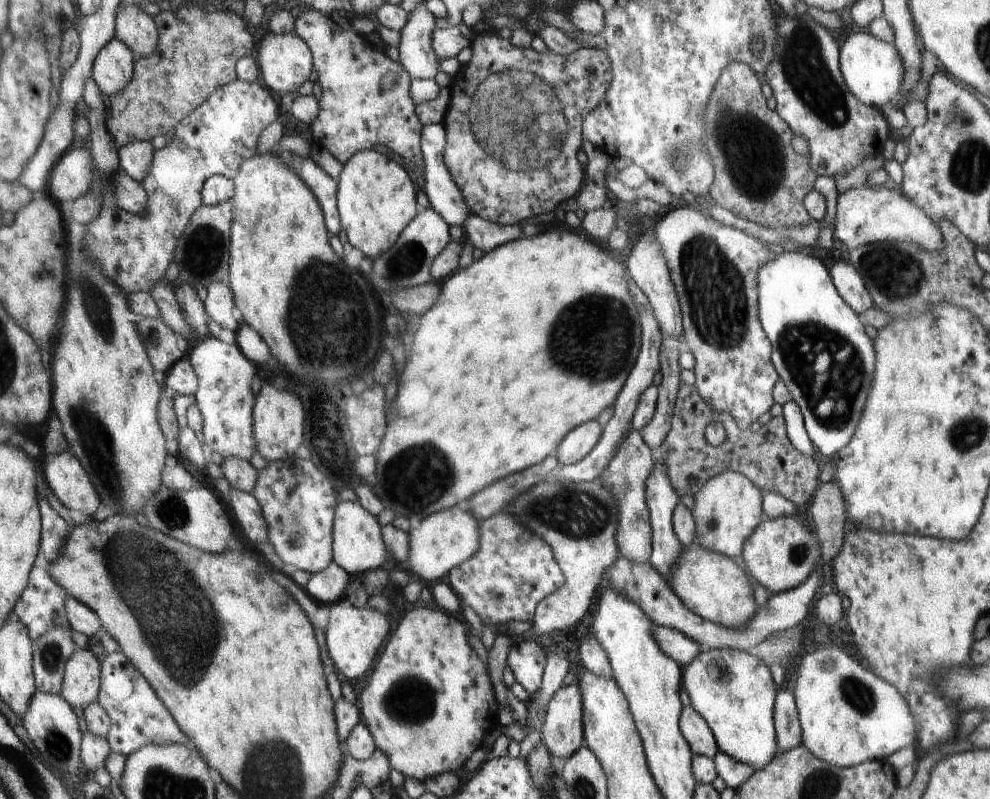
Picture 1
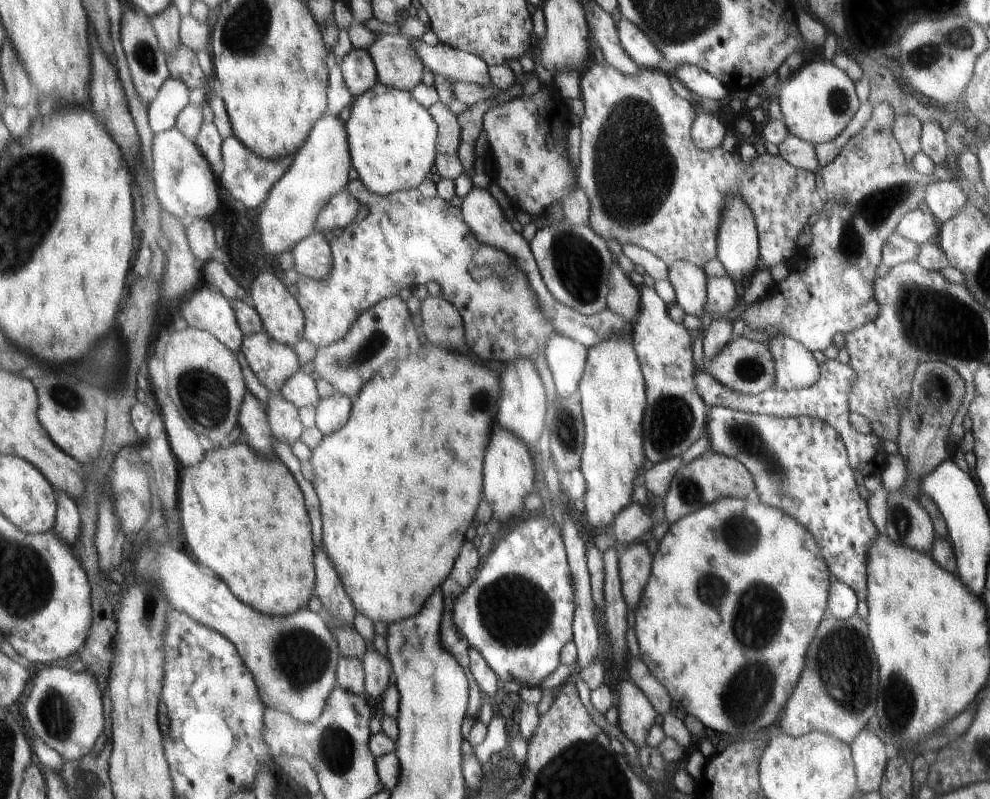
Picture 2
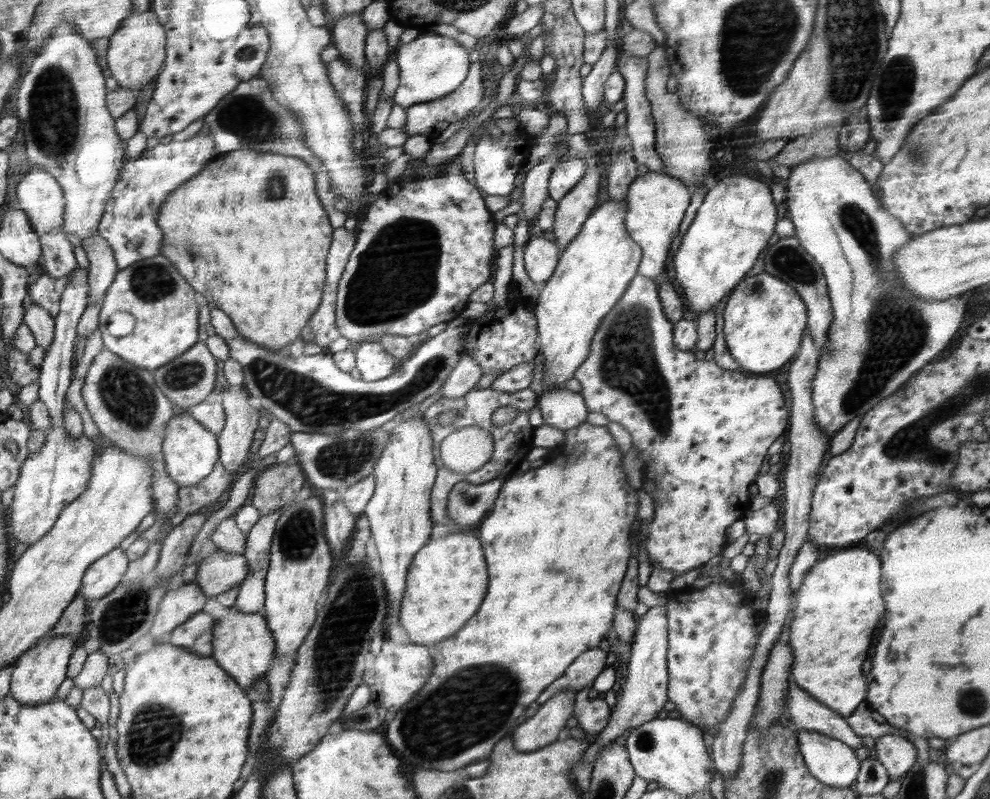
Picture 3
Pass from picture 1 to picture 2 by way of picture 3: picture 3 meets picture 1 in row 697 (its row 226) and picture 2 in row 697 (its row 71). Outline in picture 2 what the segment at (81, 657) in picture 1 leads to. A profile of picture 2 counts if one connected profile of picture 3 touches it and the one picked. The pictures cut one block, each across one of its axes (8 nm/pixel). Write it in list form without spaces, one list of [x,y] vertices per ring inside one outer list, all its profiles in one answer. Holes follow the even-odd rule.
[[[60,664],[50,665],[49,668],[40,670],[34,678],[34,686],[25,708],[27,725],[33,728],[37,737],[58,750],[66,760],[80,760],[88,757],[106,730],[104,696],[98,686],[98,680],[88,671],[72,672],[70,668],[64,668]]]

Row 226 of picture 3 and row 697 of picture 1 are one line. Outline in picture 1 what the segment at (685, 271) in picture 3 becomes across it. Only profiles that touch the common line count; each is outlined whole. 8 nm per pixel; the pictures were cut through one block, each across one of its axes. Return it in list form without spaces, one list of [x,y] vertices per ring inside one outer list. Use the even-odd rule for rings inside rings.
[[[710,649],[700,651],[683,669],[685,670],[683,684],[690,697],[690,706],[694,707],[694,710],[697,710],[710,725],[710,730],[716,735],[722,752],[740,762],[751,764],[755,770],[768,766],[774,756],[777,741],[777,736],[774,736],[774,696],[777,694],[768,666],[748,651]]]

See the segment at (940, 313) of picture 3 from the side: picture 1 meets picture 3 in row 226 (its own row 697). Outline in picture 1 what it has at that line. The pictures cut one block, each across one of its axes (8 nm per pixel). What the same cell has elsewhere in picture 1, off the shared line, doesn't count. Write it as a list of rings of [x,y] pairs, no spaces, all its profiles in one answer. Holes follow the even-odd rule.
[[[822,648],[805,655],[801,662],[796,688],[795,705],[801,726],[802,744],[818,758],[839,767],[853,767],[866,761],[887,759],[897,750],[913,747],[918,738],[917,720],[903,694],[872,669],[864,668],[842,649]]]

